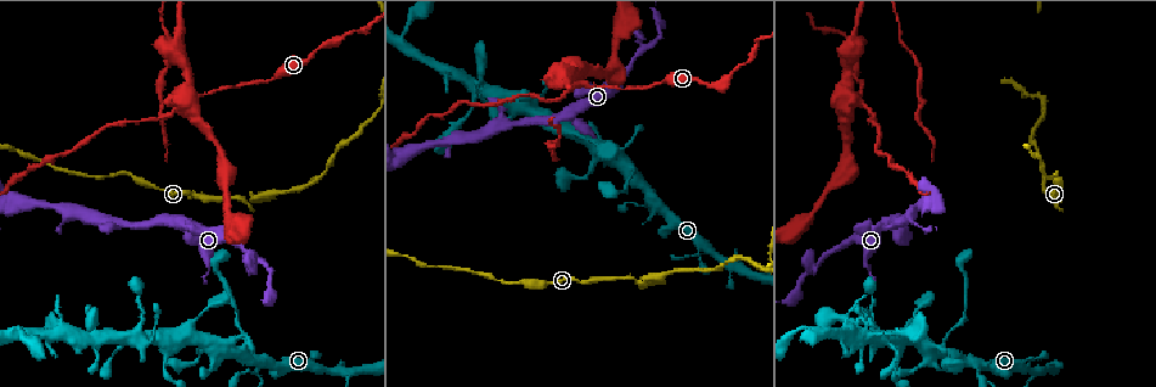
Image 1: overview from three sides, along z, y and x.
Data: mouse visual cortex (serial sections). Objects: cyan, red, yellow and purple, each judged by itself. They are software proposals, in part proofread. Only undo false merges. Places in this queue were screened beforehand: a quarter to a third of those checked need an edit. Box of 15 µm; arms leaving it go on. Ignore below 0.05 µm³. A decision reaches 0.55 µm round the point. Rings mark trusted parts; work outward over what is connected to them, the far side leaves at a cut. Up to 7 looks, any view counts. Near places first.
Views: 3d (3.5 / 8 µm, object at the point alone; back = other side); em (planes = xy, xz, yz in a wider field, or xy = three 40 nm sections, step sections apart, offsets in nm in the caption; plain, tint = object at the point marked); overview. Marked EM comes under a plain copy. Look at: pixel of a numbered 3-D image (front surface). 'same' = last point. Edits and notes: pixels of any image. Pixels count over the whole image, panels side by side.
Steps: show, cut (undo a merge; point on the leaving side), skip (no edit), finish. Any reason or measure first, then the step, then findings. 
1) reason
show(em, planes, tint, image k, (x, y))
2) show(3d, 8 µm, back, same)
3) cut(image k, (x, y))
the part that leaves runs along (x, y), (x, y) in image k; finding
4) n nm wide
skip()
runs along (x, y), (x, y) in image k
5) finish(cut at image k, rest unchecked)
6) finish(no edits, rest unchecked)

thick turns thin
show(3d, 3.5 µm, image 1, (648, 276))

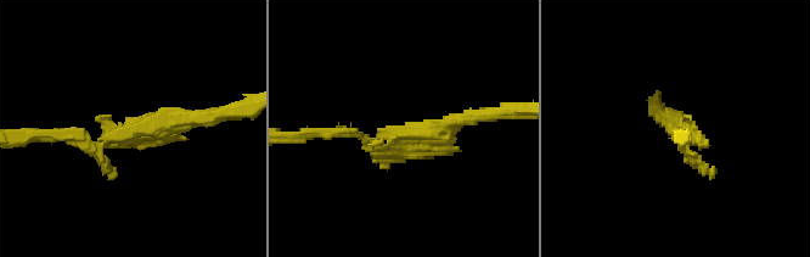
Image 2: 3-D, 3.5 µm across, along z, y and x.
need the tissue
show(em, xy, step 2, tint, image 2, (400, 132))

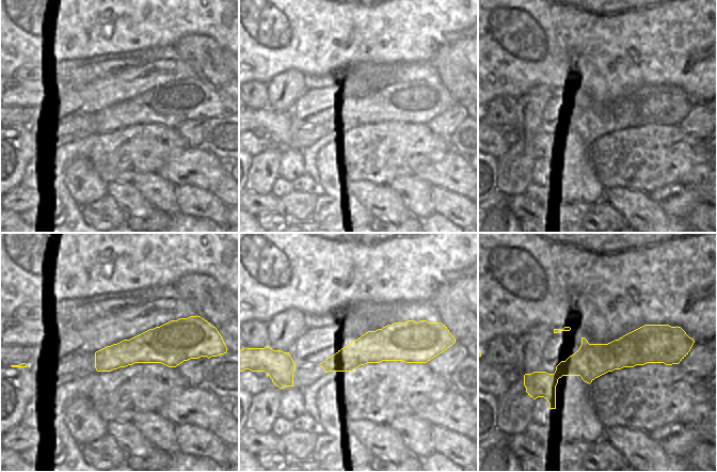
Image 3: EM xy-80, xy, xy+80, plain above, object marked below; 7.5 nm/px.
cut(image 2, (147, 138))
the part that leaves runs along (105, 140), (217, 113) in image 2; a second cell is stuck on

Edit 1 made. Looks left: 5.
branch point
show(3d, 3.5 µm, image 1, (944, 346))

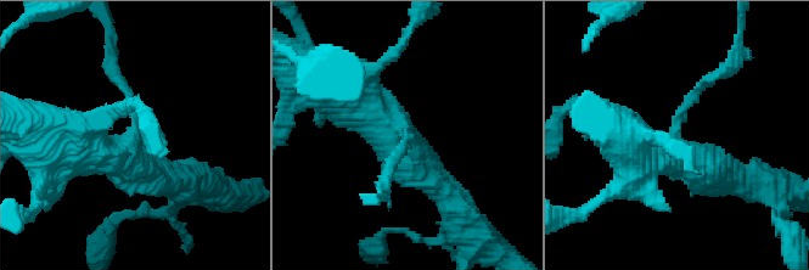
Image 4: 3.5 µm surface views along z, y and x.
3 arms; arms of 100, 400, 600 nm; now the EM
show(em, xy, step 5, tint, image 4, (133, 143))

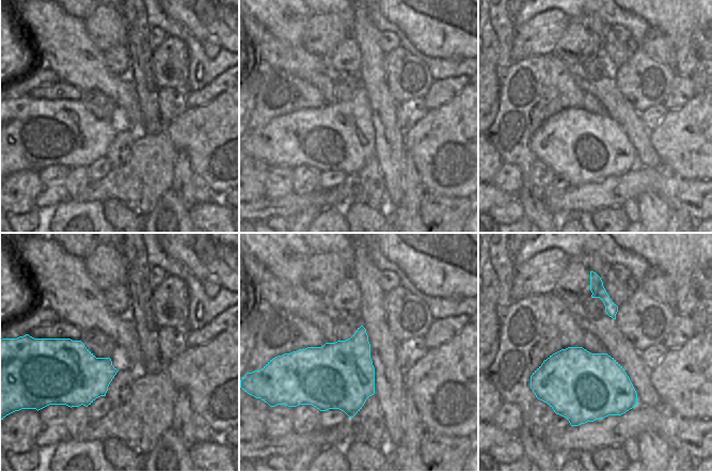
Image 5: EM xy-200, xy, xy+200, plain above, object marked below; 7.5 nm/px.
skip()
runs along (443, 191), (380, 125), (324, 85) in image 4; all the same cell

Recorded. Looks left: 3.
see it whole again
show(overview)

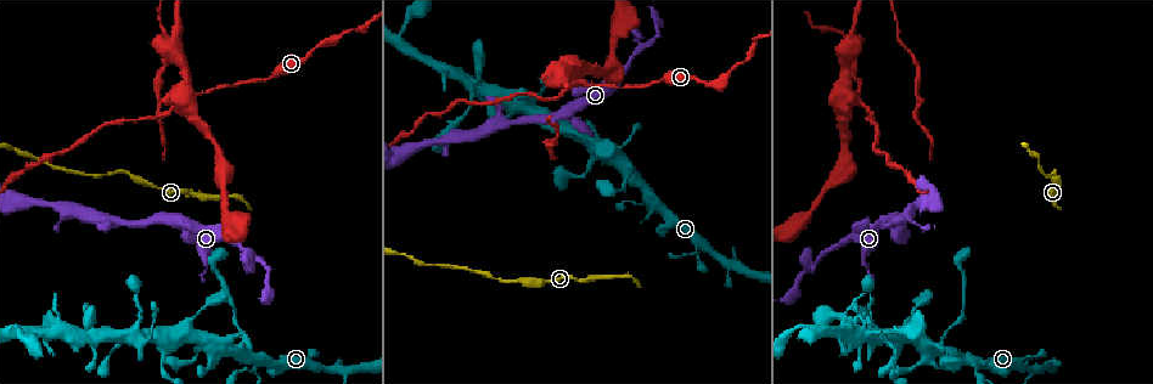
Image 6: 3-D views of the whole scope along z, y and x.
show(em, xy, step 2, tint, image 6, (253, 256))

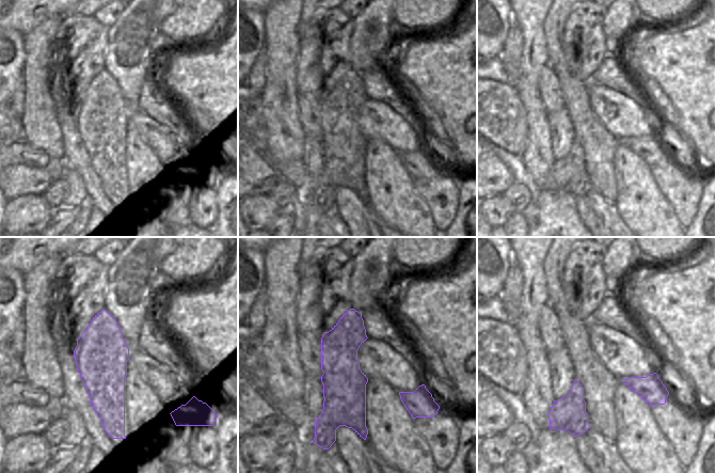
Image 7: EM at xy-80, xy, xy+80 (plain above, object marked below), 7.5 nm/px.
show(3d, 3.5 µm, same)

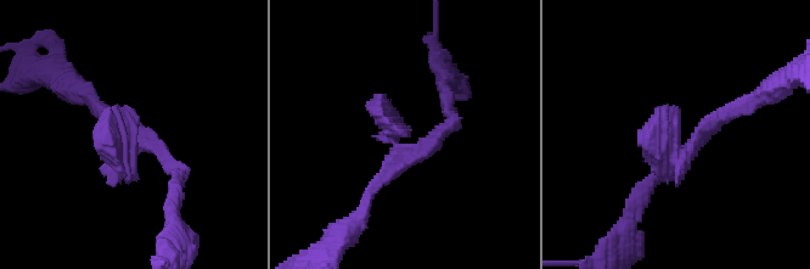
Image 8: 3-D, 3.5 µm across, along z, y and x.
skip()
runs along (364, 211), (371, 186), (438, 140), (449, 112) in image 8; continuous, no second cell

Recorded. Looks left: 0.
finish(cut at image 2, rest unchecked)

